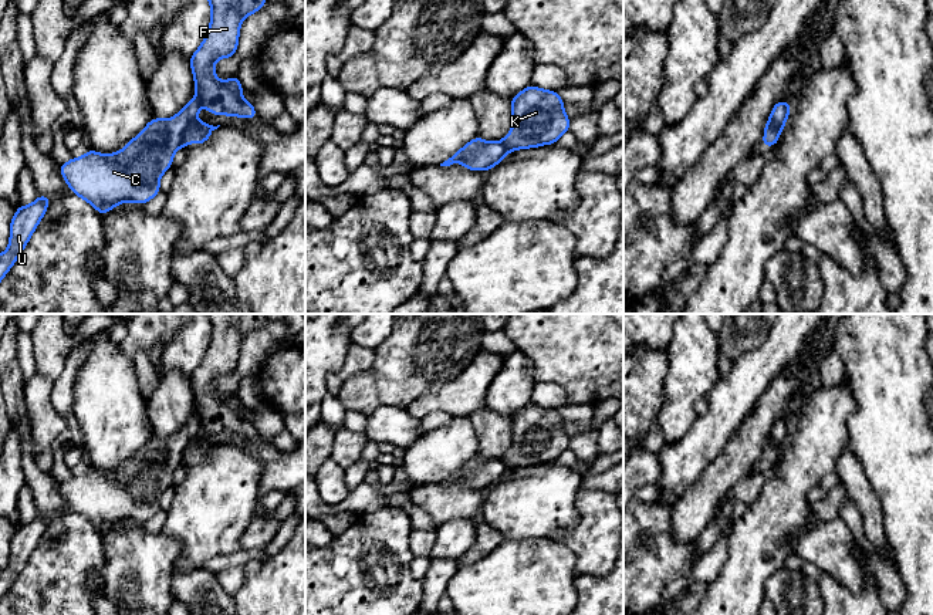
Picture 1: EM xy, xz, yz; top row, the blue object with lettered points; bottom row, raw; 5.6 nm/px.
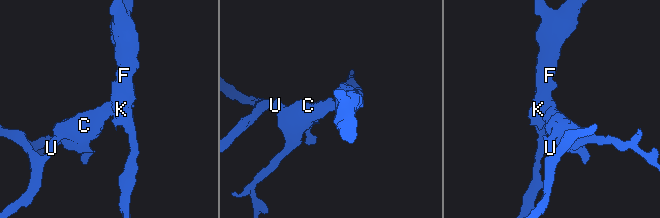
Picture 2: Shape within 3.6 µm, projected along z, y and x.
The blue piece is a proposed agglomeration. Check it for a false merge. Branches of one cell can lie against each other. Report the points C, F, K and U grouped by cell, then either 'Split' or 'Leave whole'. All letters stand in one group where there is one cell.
Groups: C U / F K. Split

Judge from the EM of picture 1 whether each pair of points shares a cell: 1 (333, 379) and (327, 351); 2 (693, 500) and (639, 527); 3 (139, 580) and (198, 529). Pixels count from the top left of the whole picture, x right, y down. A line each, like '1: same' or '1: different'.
1: different
2: different
3: different

